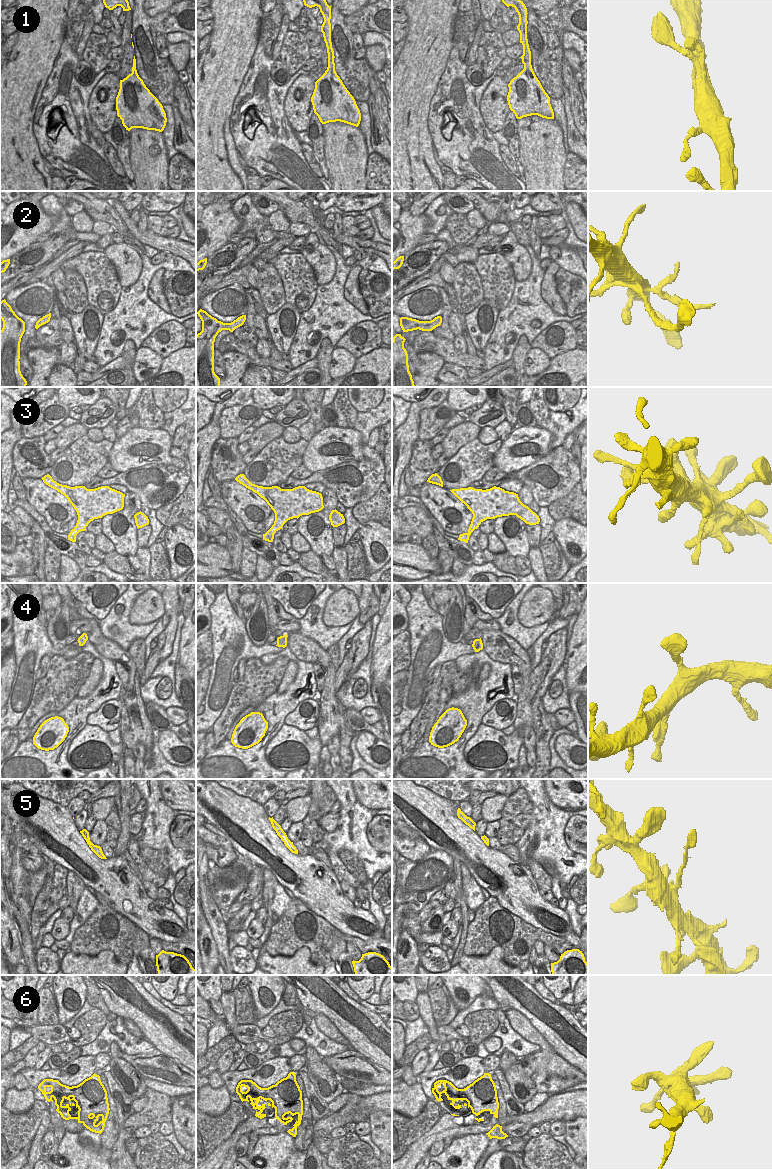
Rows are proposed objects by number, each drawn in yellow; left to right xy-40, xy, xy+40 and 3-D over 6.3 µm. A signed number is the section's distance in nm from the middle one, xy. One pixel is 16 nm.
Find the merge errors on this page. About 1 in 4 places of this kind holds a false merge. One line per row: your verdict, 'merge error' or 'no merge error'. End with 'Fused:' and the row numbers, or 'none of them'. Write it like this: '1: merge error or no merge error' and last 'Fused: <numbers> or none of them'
1: no merge error
2: merge error
3: no merge error
4: no merge error
5: no merge error
6: no merge error
Fused: 2

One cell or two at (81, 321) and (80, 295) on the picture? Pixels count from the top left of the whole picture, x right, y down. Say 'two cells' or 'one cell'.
two cells

